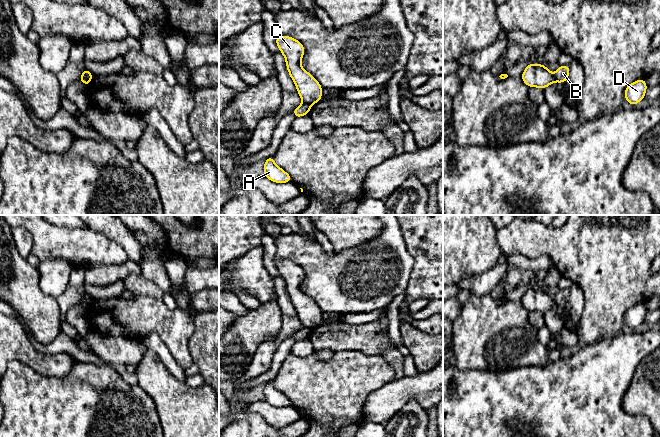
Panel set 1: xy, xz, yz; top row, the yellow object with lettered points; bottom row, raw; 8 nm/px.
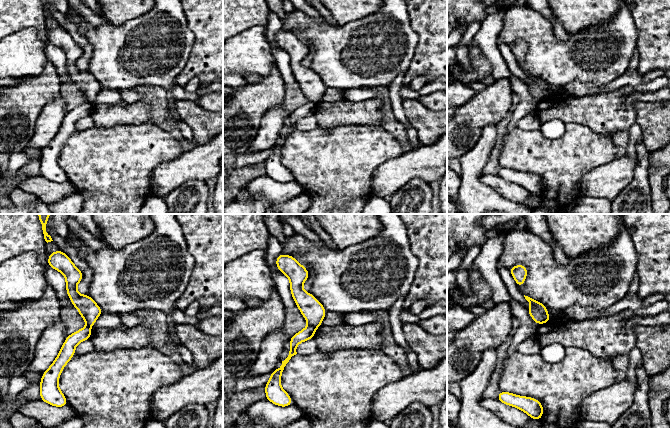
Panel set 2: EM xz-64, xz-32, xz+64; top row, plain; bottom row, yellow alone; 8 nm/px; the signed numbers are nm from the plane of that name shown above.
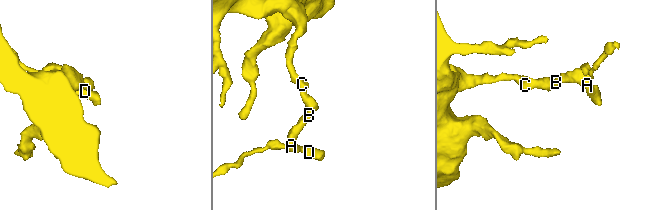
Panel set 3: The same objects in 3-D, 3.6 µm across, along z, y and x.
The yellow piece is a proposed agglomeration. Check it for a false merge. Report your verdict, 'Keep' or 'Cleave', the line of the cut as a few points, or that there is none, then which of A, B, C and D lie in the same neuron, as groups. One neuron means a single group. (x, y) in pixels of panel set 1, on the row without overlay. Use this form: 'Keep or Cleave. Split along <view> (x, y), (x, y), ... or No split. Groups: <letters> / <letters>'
Cleave. Split along xz (303, 325), (310, 329). Groups: A B D / C

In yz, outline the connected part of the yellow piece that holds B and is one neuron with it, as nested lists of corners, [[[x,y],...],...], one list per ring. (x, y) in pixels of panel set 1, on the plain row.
[[[559,290],[555,297],[555,305],[564,308],[569,300],[570,290]]]

